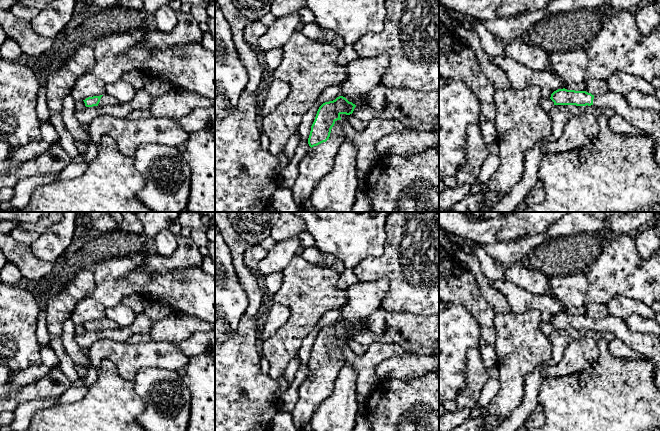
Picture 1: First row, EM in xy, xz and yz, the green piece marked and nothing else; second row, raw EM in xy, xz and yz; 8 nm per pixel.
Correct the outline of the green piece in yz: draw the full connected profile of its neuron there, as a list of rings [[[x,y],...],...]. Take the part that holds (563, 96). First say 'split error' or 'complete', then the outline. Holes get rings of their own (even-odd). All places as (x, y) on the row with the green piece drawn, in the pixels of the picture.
split error; [[[558,89],[551,94],[554,105],[595,106],[612,109],[637,131],[652,137],[655,144],[655,160],[660,164],[660,115],[658,111],[640,109],[630,105],[625,96],[613,91],[594,96],[586,91]]]

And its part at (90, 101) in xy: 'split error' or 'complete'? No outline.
split error

